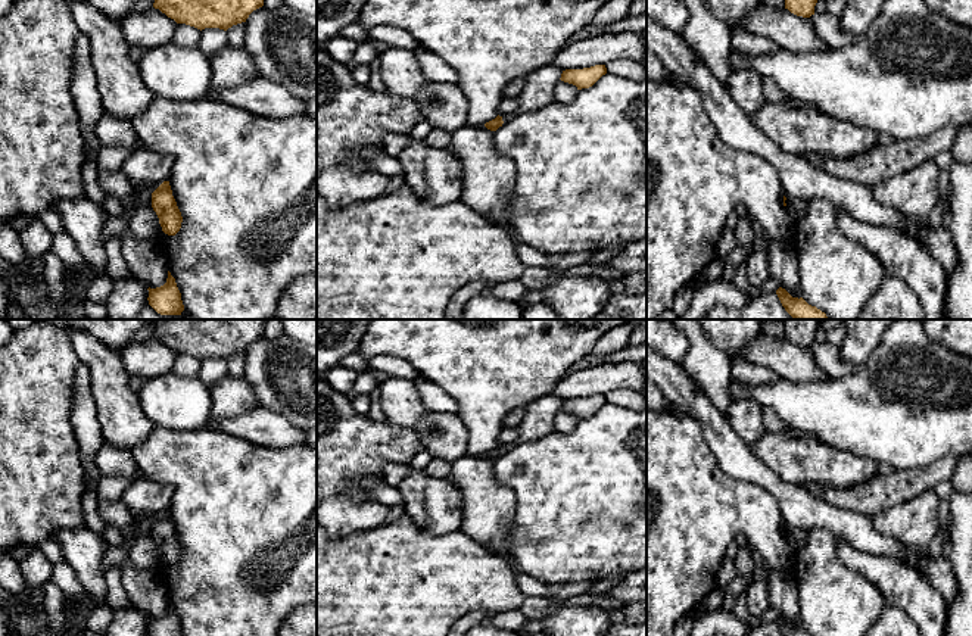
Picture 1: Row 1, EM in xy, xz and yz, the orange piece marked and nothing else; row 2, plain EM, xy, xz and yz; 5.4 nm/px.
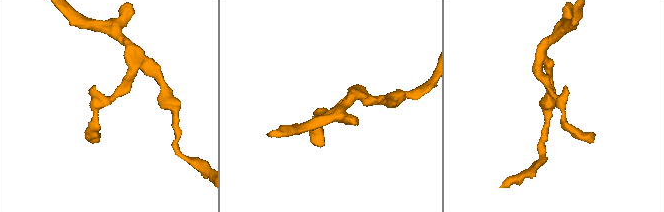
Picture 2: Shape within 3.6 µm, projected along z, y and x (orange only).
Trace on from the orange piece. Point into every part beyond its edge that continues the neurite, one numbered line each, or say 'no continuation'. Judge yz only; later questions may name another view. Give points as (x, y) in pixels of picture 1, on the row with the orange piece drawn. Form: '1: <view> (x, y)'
no continuation

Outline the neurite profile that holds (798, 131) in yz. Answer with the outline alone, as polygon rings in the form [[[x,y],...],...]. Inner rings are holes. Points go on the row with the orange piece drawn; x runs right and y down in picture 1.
[[[766,102],[751,122],[783,152],[837,159],[854,158],[878,144],[873,130],[839,121],[816,109]]]

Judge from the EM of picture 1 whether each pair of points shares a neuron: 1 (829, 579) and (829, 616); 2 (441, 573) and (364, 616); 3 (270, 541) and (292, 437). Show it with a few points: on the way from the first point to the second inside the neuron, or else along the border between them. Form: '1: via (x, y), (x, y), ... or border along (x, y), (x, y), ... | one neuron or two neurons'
1: via (829, 588), (829, 607) | one neuron
2: via (421, 585), (396, 589), (383, 599) | one neuron
3: border along (256, 443), (265, 448), (301, 445) | two neurons

